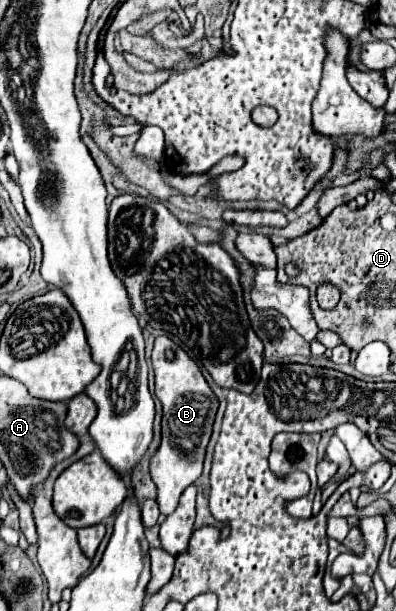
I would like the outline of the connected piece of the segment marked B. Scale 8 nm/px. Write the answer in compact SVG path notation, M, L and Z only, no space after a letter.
M156 337L152 349L152 367L156 375L156 397L162 401L162 445L152 457L150 473L158 485L158 505L162 515L172 515L178 507L180 495L202 473L204 451L212 433L212 423L218 409L218 399L208 387L200 367L188 357L188 353L168 337Z

